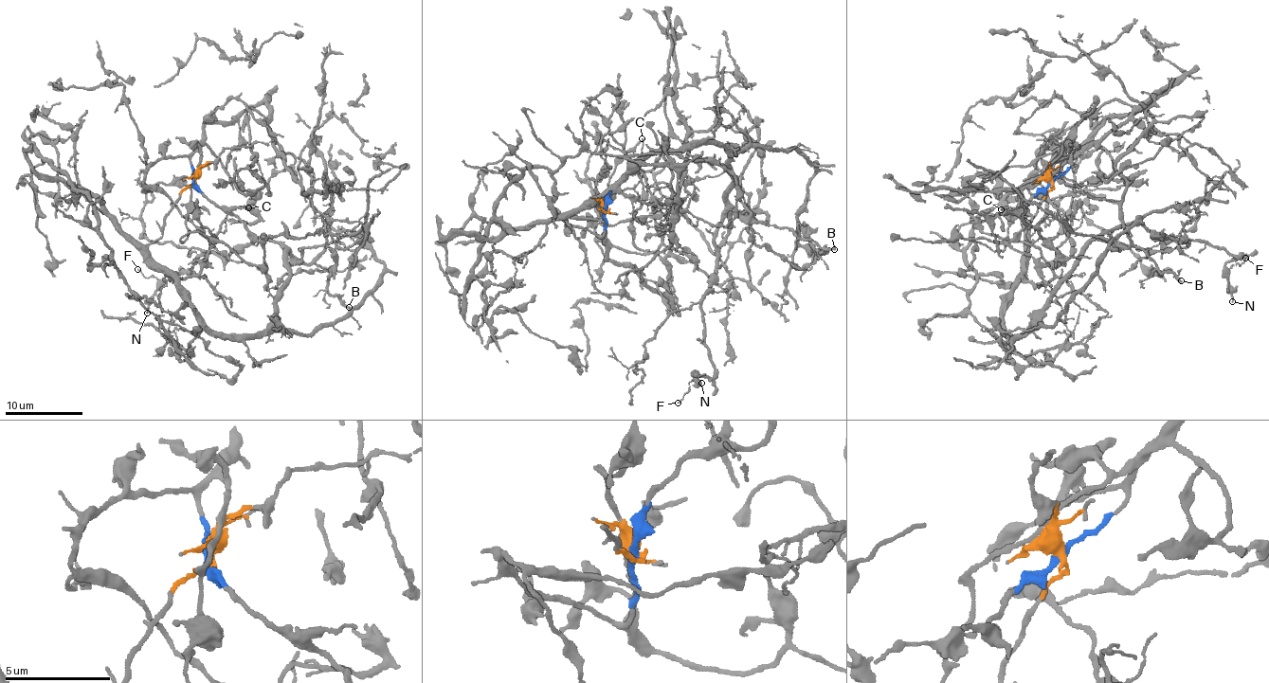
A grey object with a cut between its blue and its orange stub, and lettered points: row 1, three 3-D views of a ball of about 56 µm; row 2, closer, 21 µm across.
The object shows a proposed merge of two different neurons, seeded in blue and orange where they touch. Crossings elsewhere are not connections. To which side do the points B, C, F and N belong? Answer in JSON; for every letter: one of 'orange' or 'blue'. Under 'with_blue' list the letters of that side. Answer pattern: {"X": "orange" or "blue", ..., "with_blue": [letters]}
{"B": "orange", "C": "blue", "F": "orange", "N": "orange", "with_blue": ["C"]}

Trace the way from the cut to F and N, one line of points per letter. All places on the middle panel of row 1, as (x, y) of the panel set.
F: (606, 210), (593, 202), (649, 157), (726, 146), (733, 183), (702, 300), (714, 373), (696, 371), (678, 403)
N: (606, 210), (593, 202), (649, 157), (726, 146), (733, 183), (702, 300), (714, 373), (696, 371), (700, 384)

